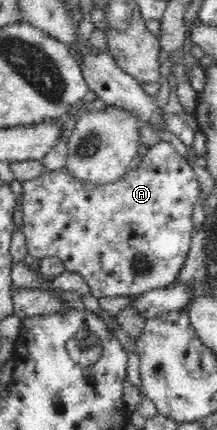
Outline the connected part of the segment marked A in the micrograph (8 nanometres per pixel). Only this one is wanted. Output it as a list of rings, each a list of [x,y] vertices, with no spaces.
[[[162,141],[150,147],[148,154],[142,157],[142,161],[133,169],[128,170],[126,174],[114,181],[102,185],[87,185],[75,179],[66,170],[46,171],[41,177],[24,181],[21,183],[22,191],[22,211],[23,227],[22,232],[25,235],[29,254],[40,260],[52,257],[60,260],[68,271],[79,273],[85,282],[89,285],[91,295],[97,297],[126,297],[138,296],[142,293],[152,291],[153,289],[162,289],[169,287],[176,282],[176,277],[180,275],[182,267],[188,258],[193,232],[192,213],[194,205],[198,203],[200,197],[201,183],[198,182],[196,173],[192,170],[185,157],[181,157],[170,143]]]

